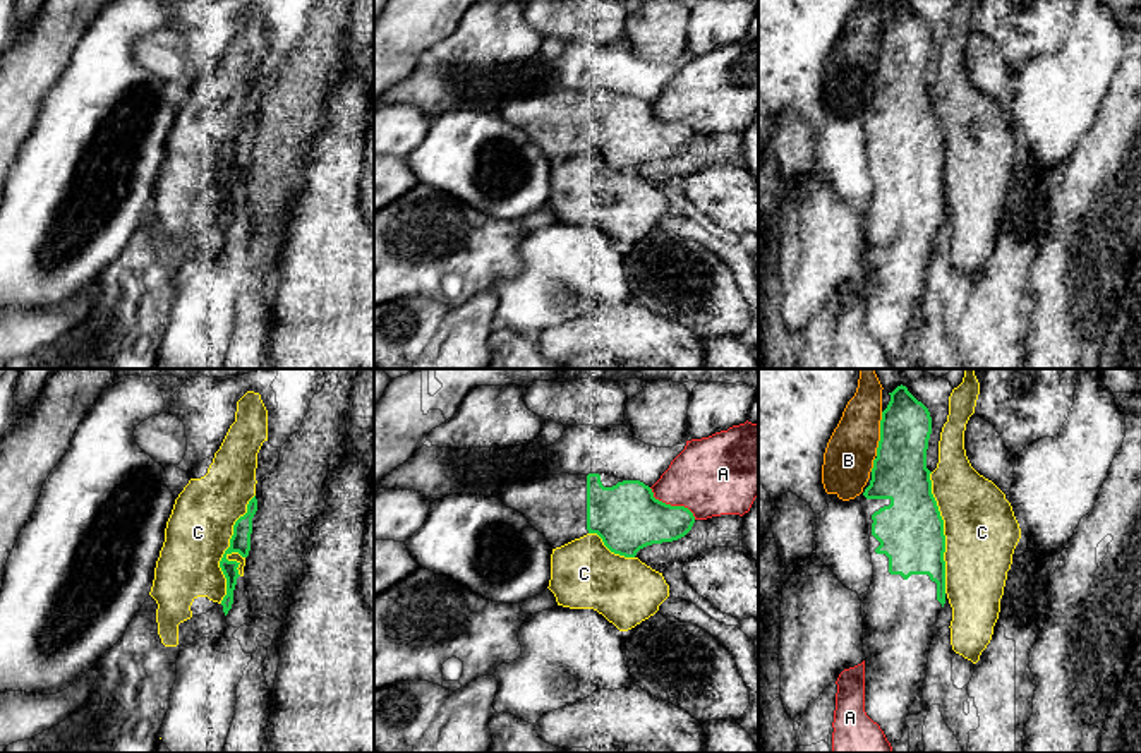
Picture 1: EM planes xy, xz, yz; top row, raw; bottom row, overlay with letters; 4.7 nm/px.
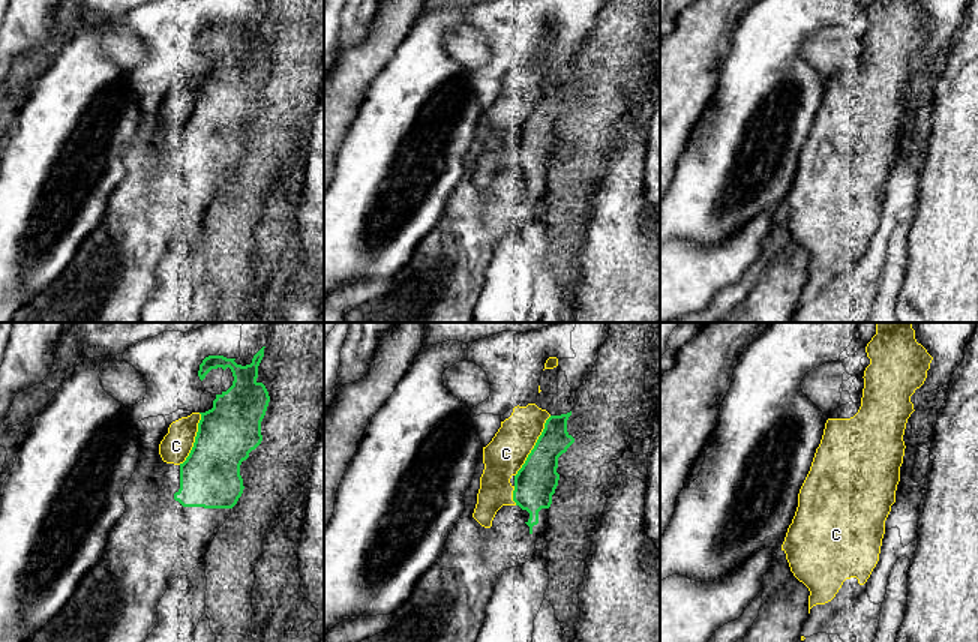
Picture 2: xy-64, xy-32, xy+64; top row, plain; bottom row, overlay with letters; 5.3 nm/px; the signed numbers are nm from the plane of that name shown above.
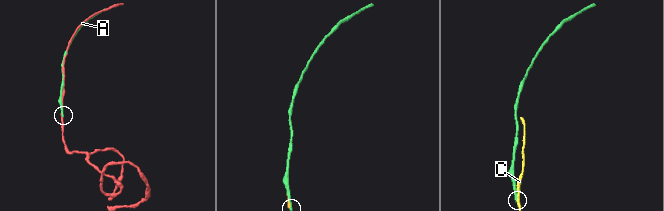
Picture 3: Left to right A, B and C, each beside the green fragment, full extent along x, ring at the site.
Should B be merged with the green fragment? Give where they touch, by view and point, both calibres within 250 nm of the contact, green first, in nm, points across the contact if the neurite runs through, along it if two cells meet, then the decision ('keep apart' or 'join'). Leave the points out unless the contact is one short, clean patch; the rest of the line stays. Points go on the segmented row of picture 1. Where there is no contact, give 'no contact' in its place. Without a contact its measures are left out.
contact yz (881, 434); calibres 260 and 240 nm; keep apart

